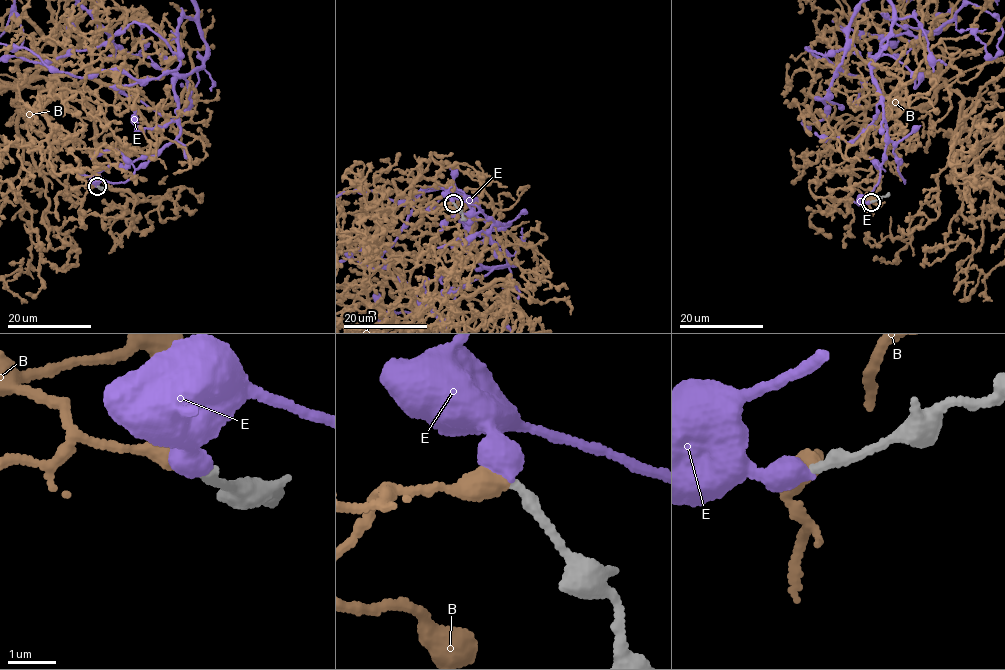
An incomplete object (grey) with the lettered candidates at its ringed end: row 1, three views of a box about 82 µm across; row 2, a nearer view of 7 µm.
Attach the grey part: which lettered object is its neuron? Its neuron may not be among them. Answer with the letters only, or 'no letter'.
B

